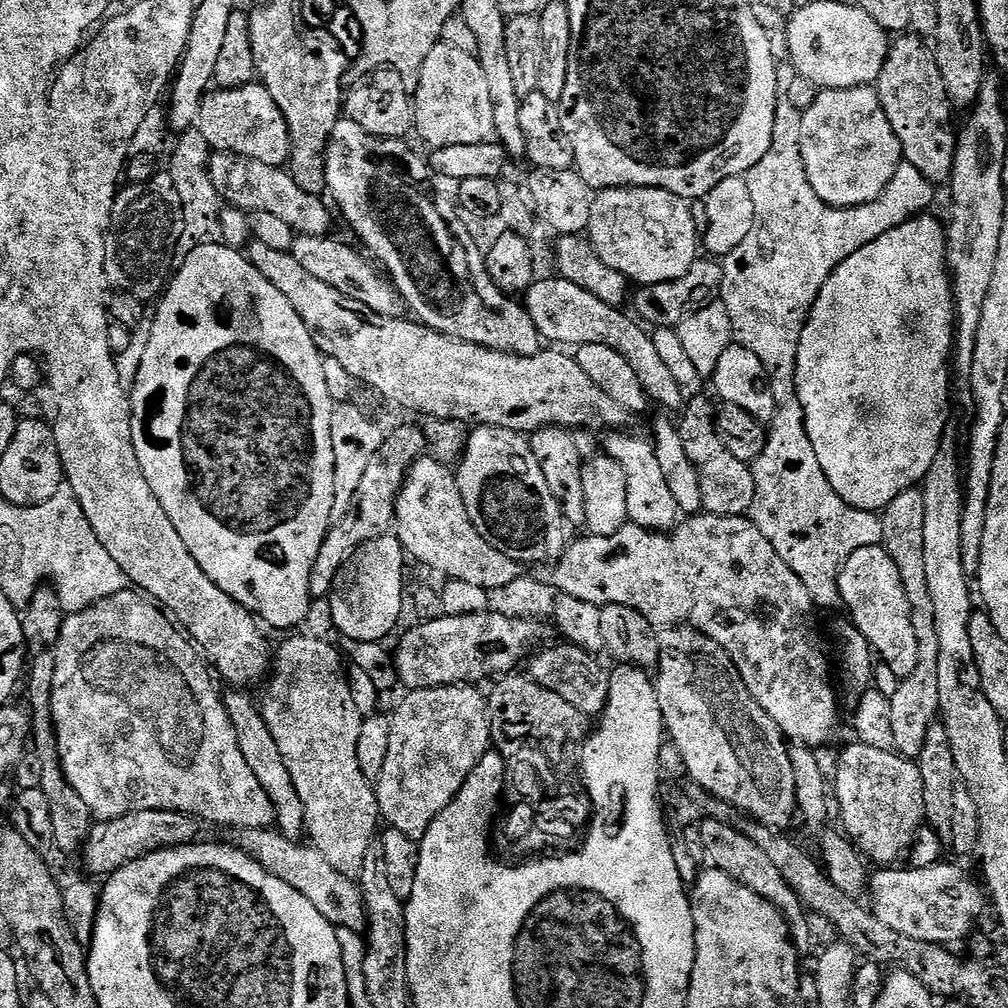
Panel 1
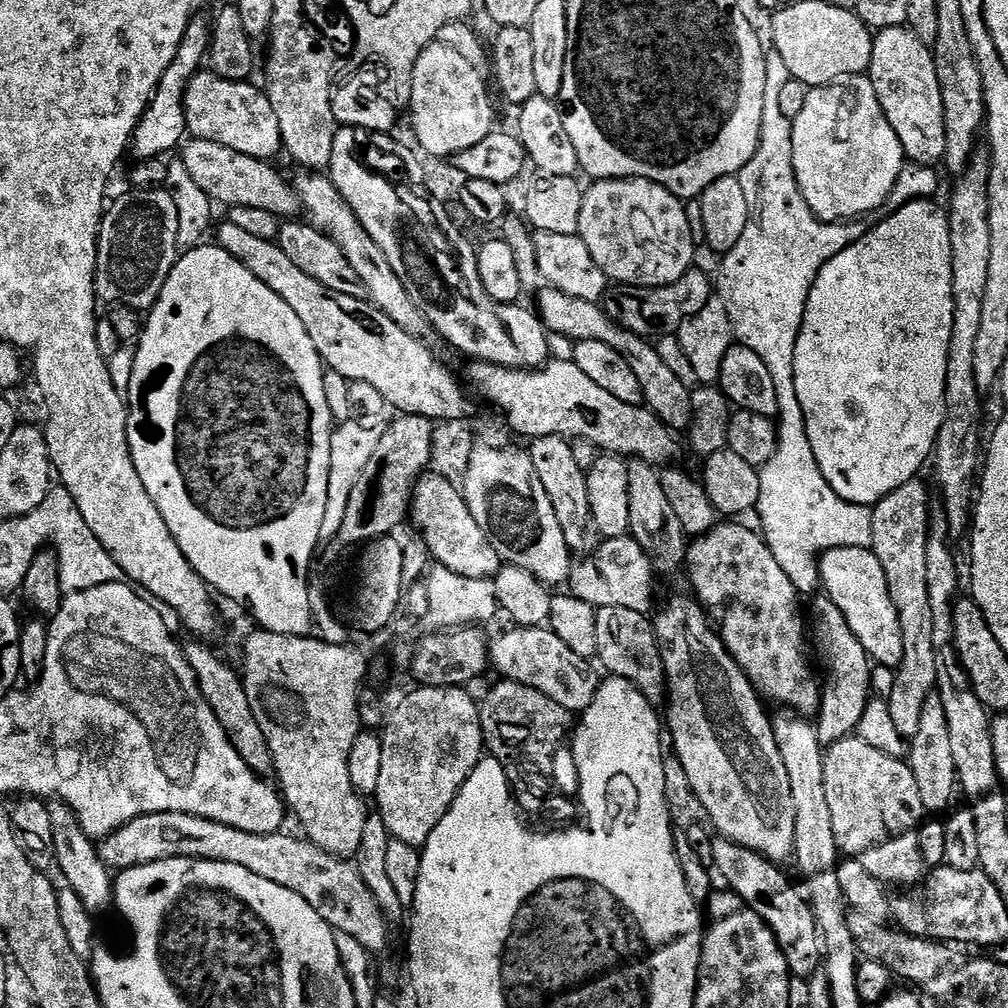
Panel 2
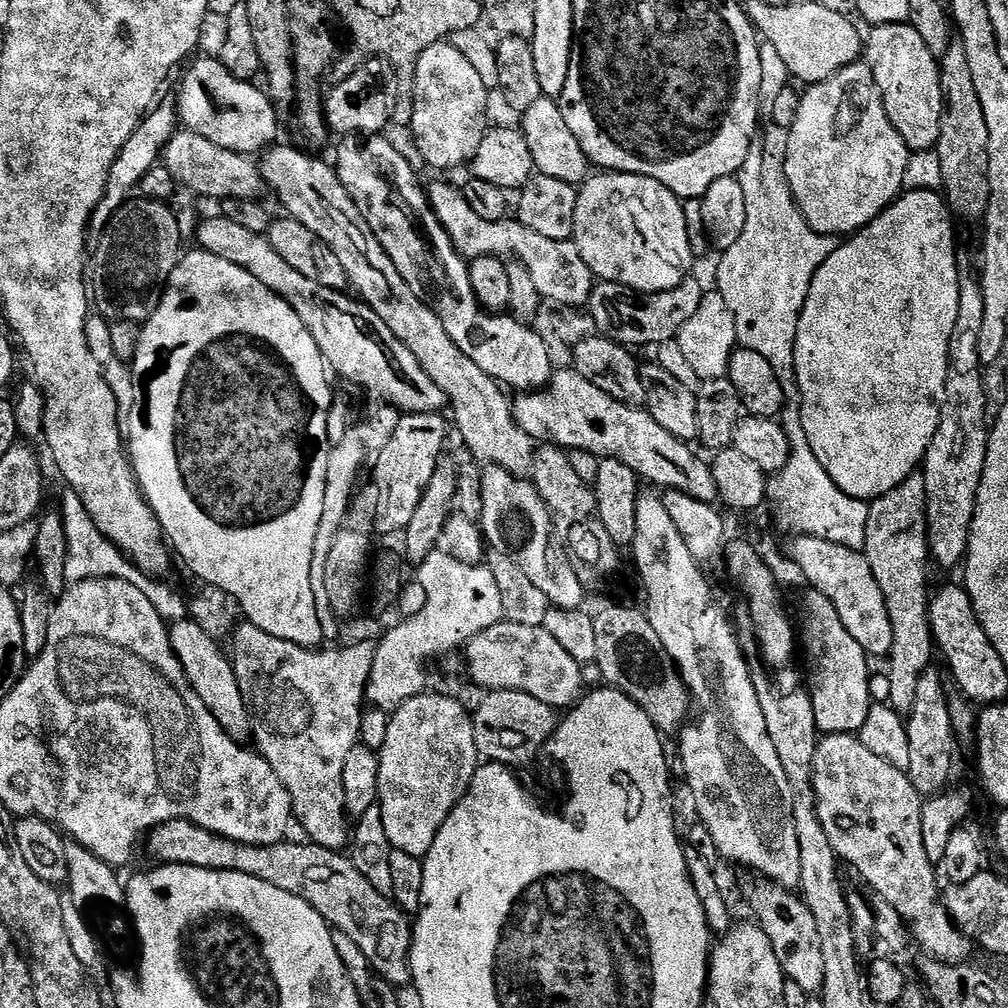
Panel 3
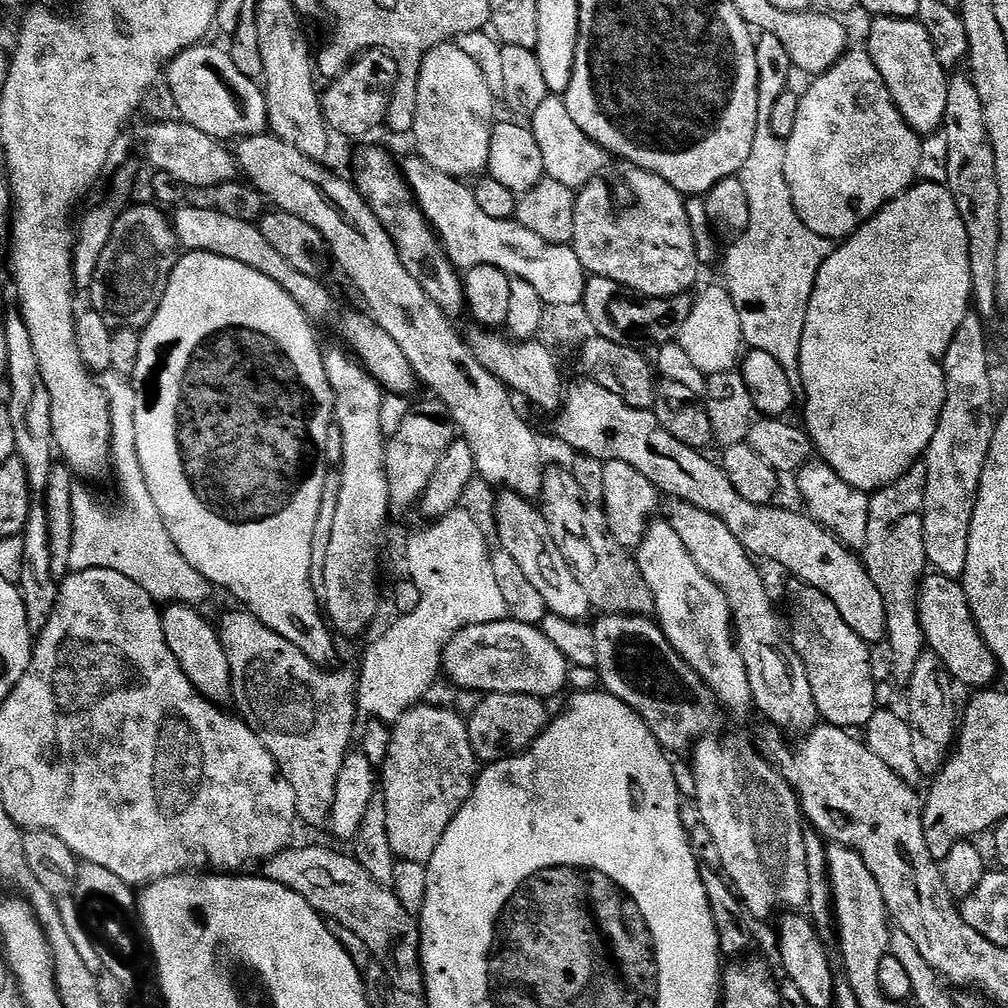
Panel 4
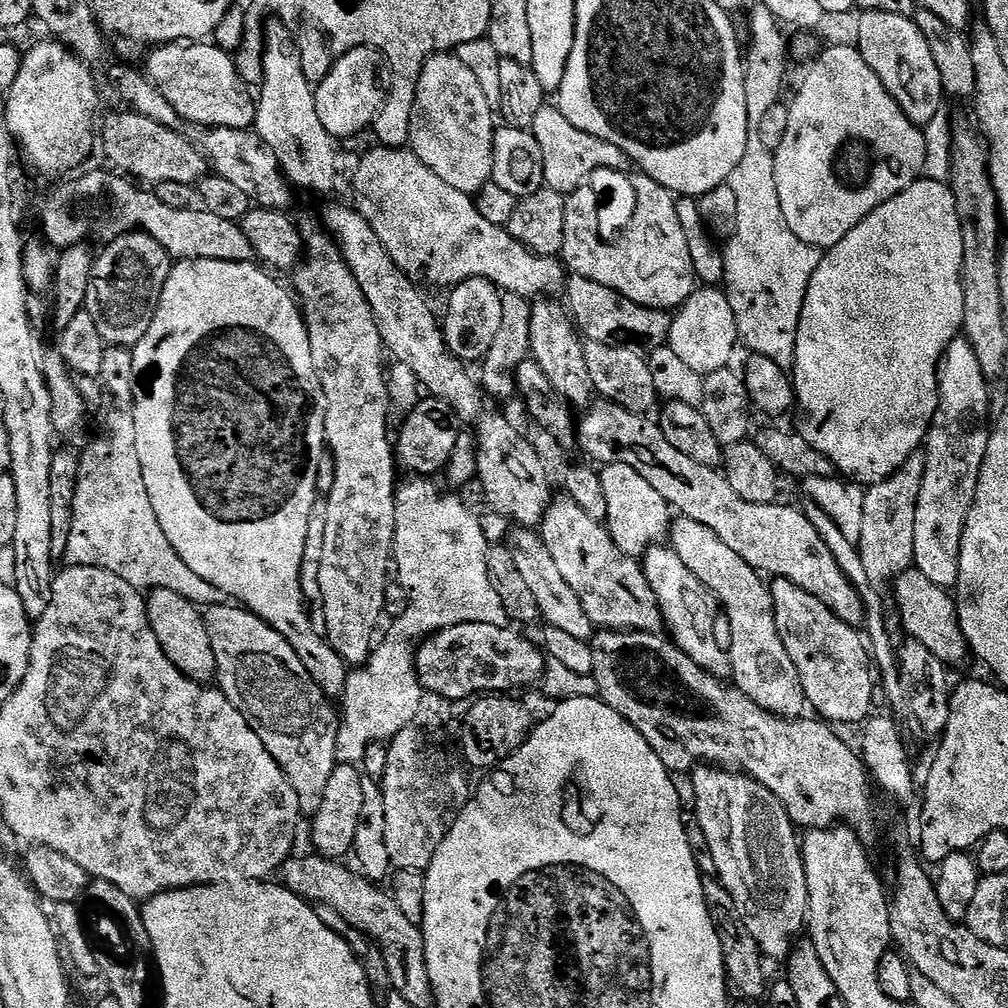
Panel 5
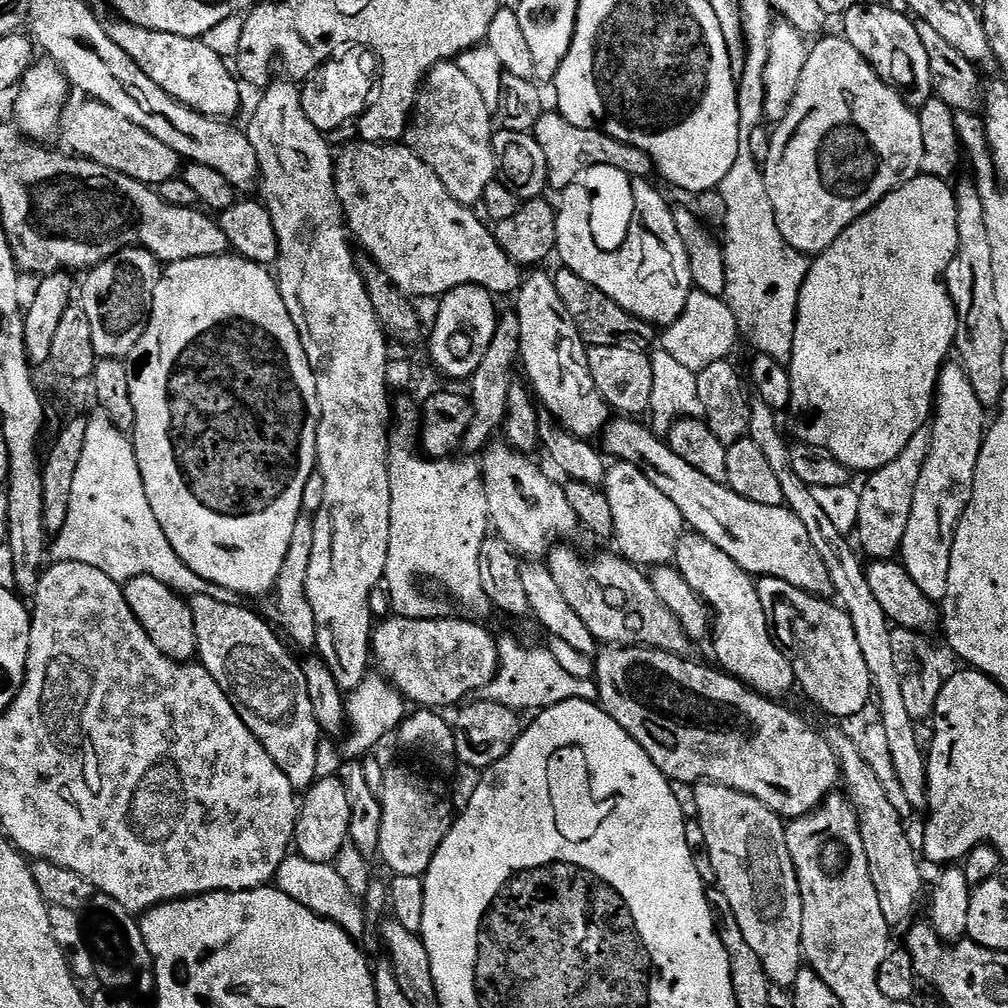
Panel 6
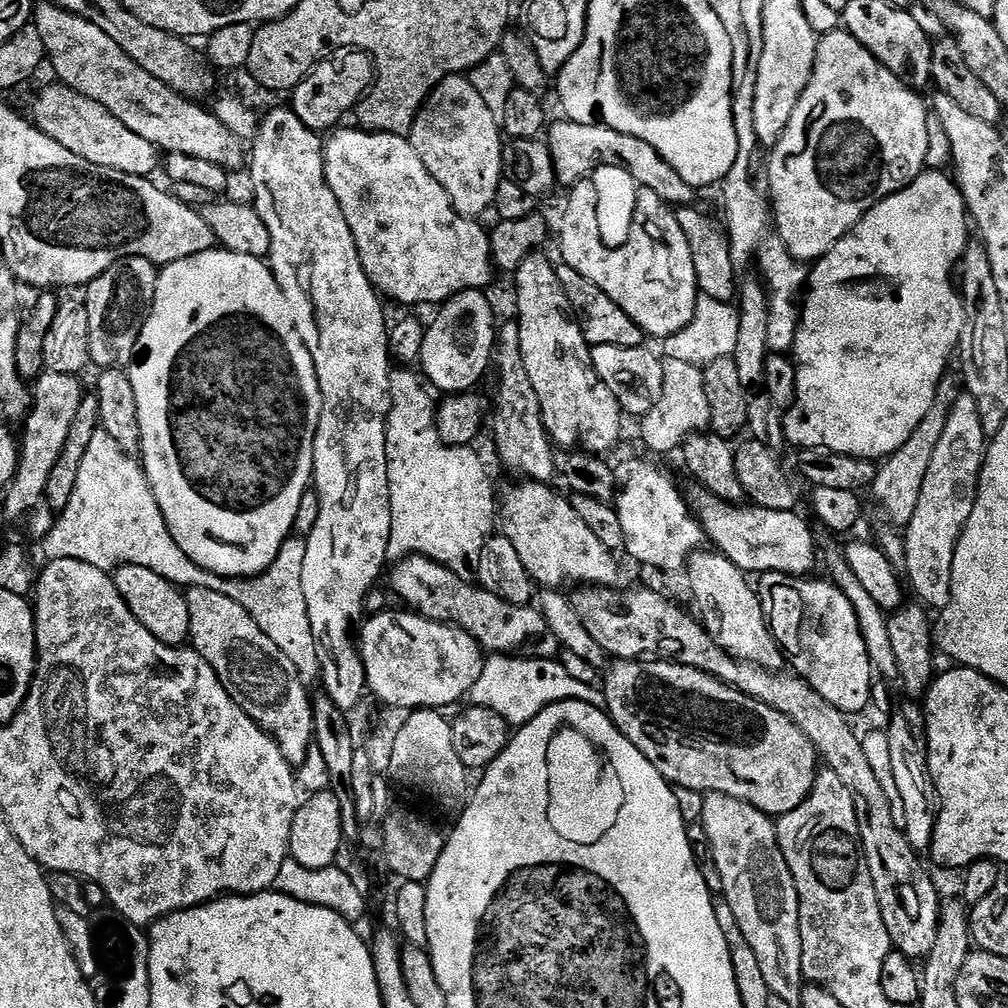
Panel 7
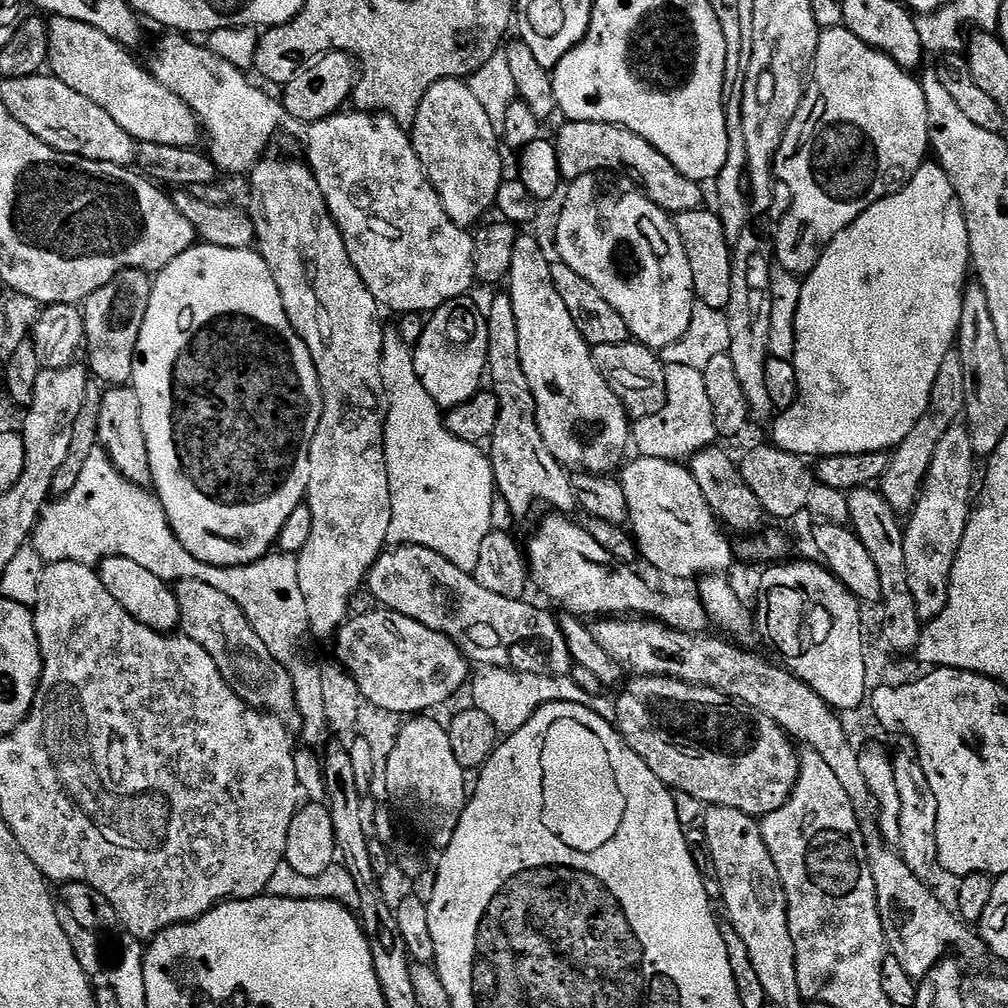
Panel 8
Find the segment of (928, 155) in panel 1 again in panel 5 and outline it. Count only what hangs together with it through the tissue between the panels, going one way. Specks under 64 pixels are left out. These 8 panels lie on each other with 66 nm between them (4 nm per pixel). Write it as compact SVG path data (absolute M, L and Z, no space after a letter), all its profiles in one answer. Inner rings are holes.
M861 11L859 15L856 36L860 39L858 47L862 58L870 70L878 74L882 86L886 86L888 93L896 99L906 118L910 118L910 122L917 126L928 124L930 118L934 118L934 114L945 107L946 93L927 35L915 24L915 19L906 16L866 11Z

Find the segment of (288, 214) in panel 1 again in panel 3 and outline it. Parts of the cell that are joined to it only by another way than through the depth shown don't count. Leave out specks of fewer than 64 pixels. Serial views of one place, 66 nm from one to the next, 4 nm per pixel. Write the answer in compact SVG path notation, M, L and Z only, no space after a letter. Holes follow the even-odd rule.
M177 130L164 148L162 163L170 170L170 174L174 174L177 185L200 198L209 196L210 199L216 200L215 202L259 200L265 195L263 192L266 192L260 165L251 155L214 146L214 142L202 138L202 134Z

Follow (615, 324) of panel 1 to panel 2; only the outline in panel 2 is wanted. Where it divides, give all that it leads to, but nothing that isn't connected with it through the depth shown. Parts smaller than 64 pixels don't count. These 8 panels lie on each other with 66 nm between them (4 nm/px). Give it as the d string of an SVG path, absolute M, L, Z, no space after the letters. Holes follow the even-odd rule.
M541 287L540 308L538 315L544 321L545 329L549 333L557 332L560 336L569 336L572 342L582 340L593 340L594 342L606 342L626 362L630 362L630 370L634 370L634 375L638 378L638 386L642 386L644 404L656 417L663 422L669 430L686 430L692 425L692 394L693 389L682 382L682 378L677 378L662 362L662 354L655 343L649 342L645 337L635 336L631 330L623 324L608 317L607 312L597 302L586 302L582 298L570 298L557 288Z

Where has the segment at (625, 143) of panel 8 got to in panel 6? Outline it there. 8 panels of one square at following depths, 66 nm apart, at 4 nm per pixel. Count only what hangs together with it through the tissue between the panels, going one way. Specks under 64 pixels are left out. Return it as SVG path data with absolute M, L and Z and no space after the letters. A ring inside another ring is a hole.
M556 110L545 111L543 118L536 123L534 135L538 146L542 146L542 151L546 153L548 182L553 189L569 188L585 175L587 168L617 168L620 172L640 176L636 178L648 178L654 172L652 160L642 150L618 142L598 128L574 126Z

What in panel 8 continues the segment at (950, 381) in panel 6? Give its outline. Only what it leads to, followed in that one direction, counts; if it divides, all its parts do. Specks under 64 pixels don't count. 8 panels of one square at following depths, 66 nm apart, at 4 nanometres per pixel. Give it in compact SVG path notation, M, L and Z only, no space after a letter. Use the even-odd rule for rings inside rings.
M954 426L942 434L942 442L934 450L934 458L930 462L930 470L926 474L920 489L920 498L914 511L907 517L904 528L904 545L906 546L906 574L910 578L910 594L914 594L914 606L918 606L921 621L932 620L946 606L946 598L950 590L950 574L954 566L954 558L958 554L958 546L962 542L962 534L968 525L968 517L974 507L974 488L972 479L977 479L978 457L970 442L967 427Z

